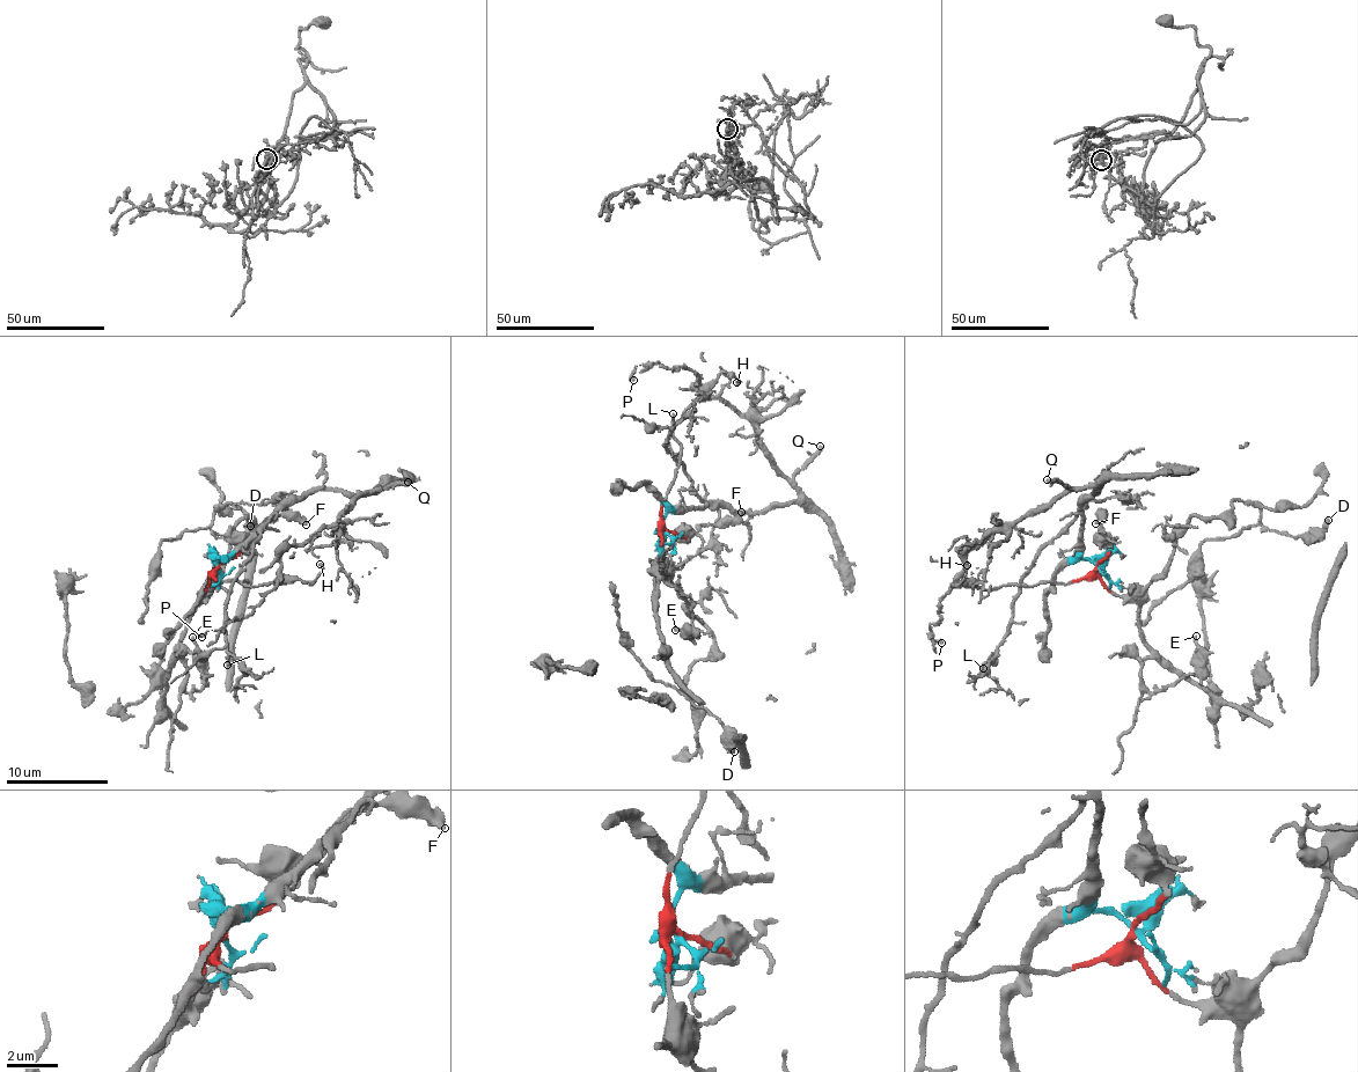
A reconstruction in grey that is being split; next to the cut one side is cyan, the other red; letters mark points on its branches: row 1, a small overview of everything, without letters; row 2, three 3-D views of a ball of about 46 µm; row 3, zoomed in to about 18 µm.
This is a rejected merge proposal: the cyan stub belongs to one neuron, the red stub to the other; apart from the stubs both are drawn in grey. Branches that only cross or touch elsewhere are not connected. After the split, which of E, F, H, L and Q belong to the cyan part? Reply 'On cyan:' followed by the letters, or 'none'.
On cyan: L, Q

